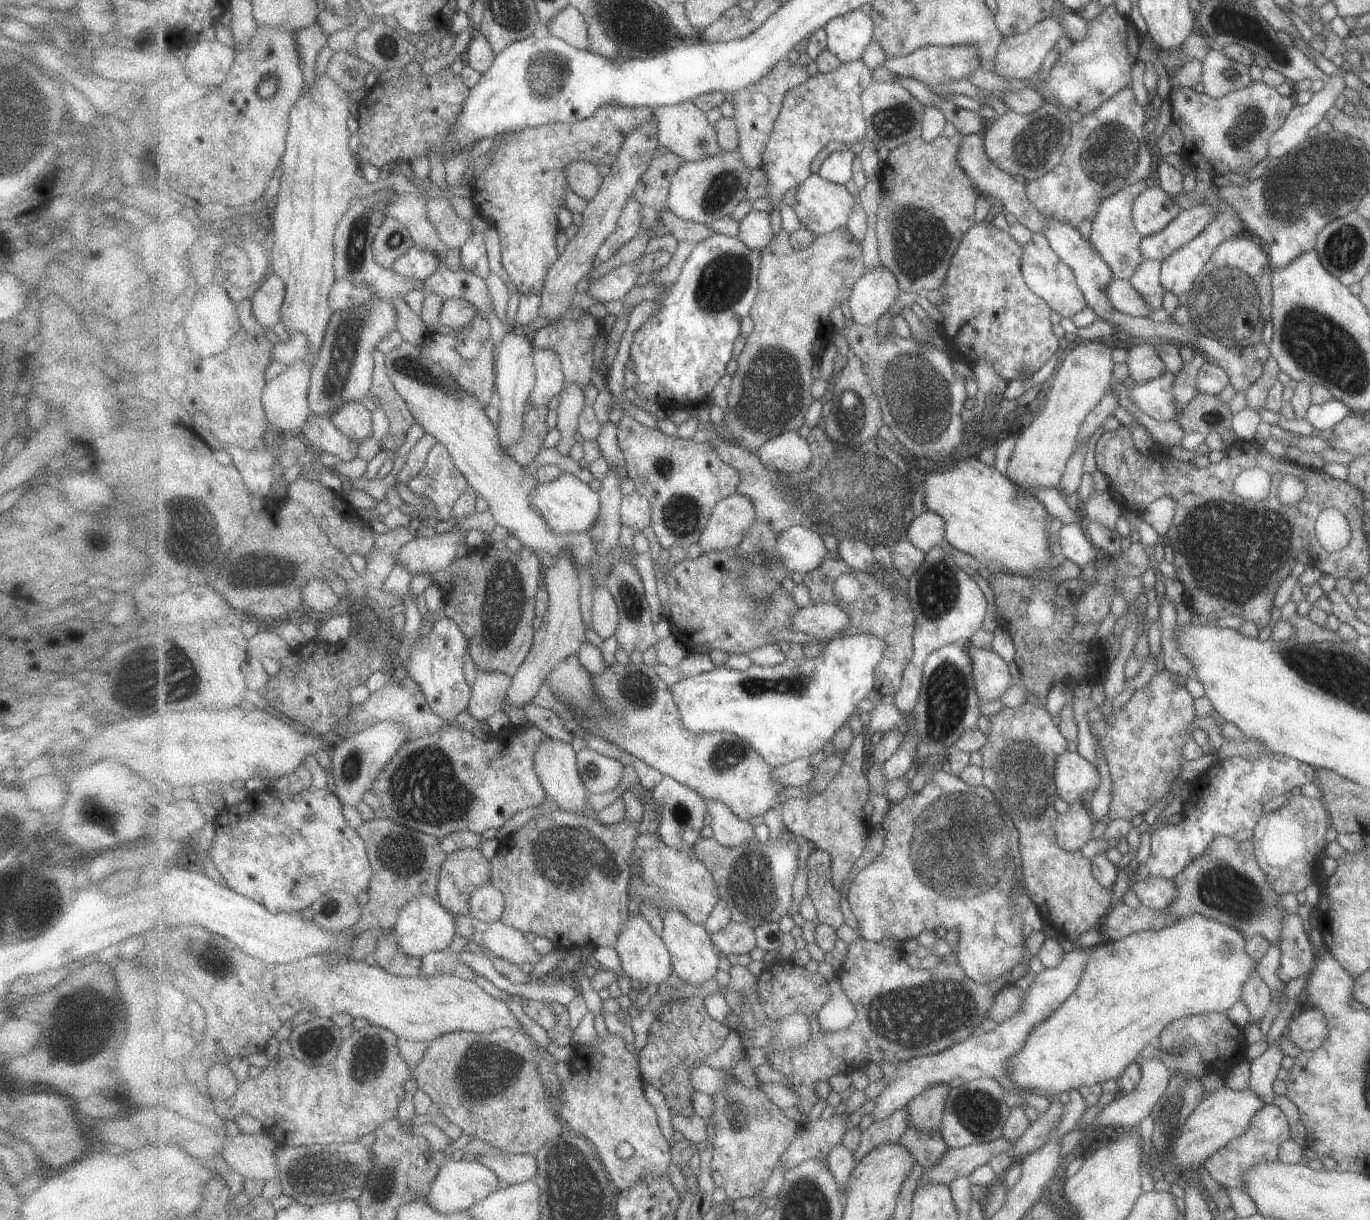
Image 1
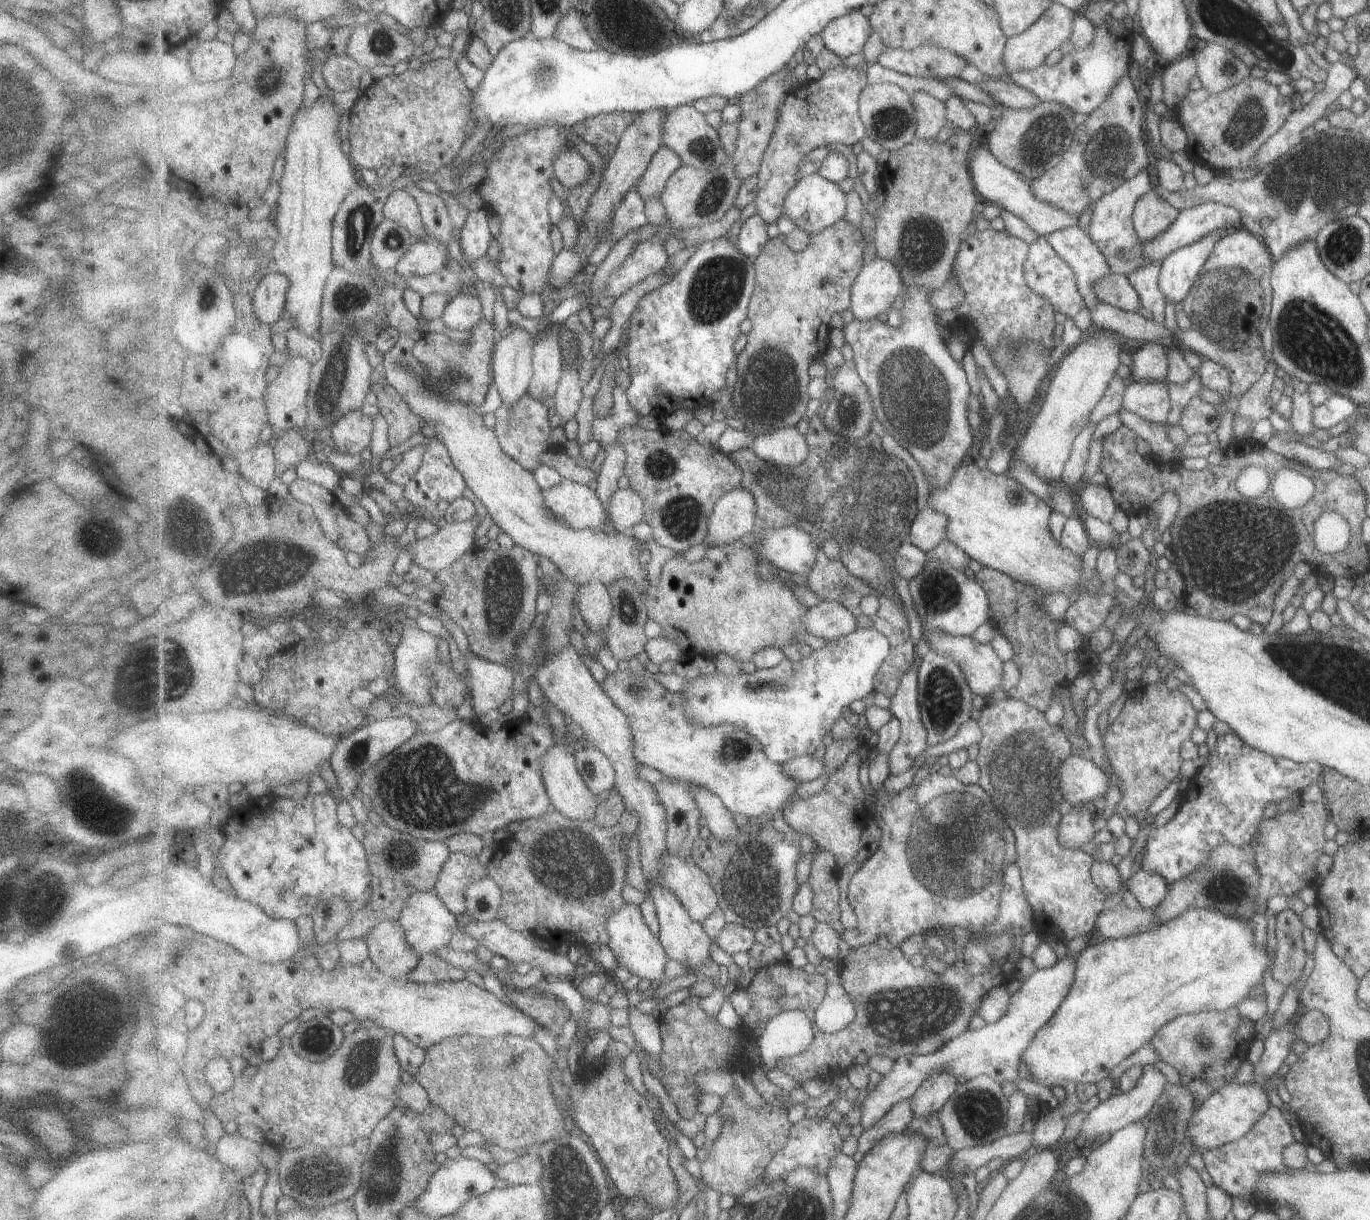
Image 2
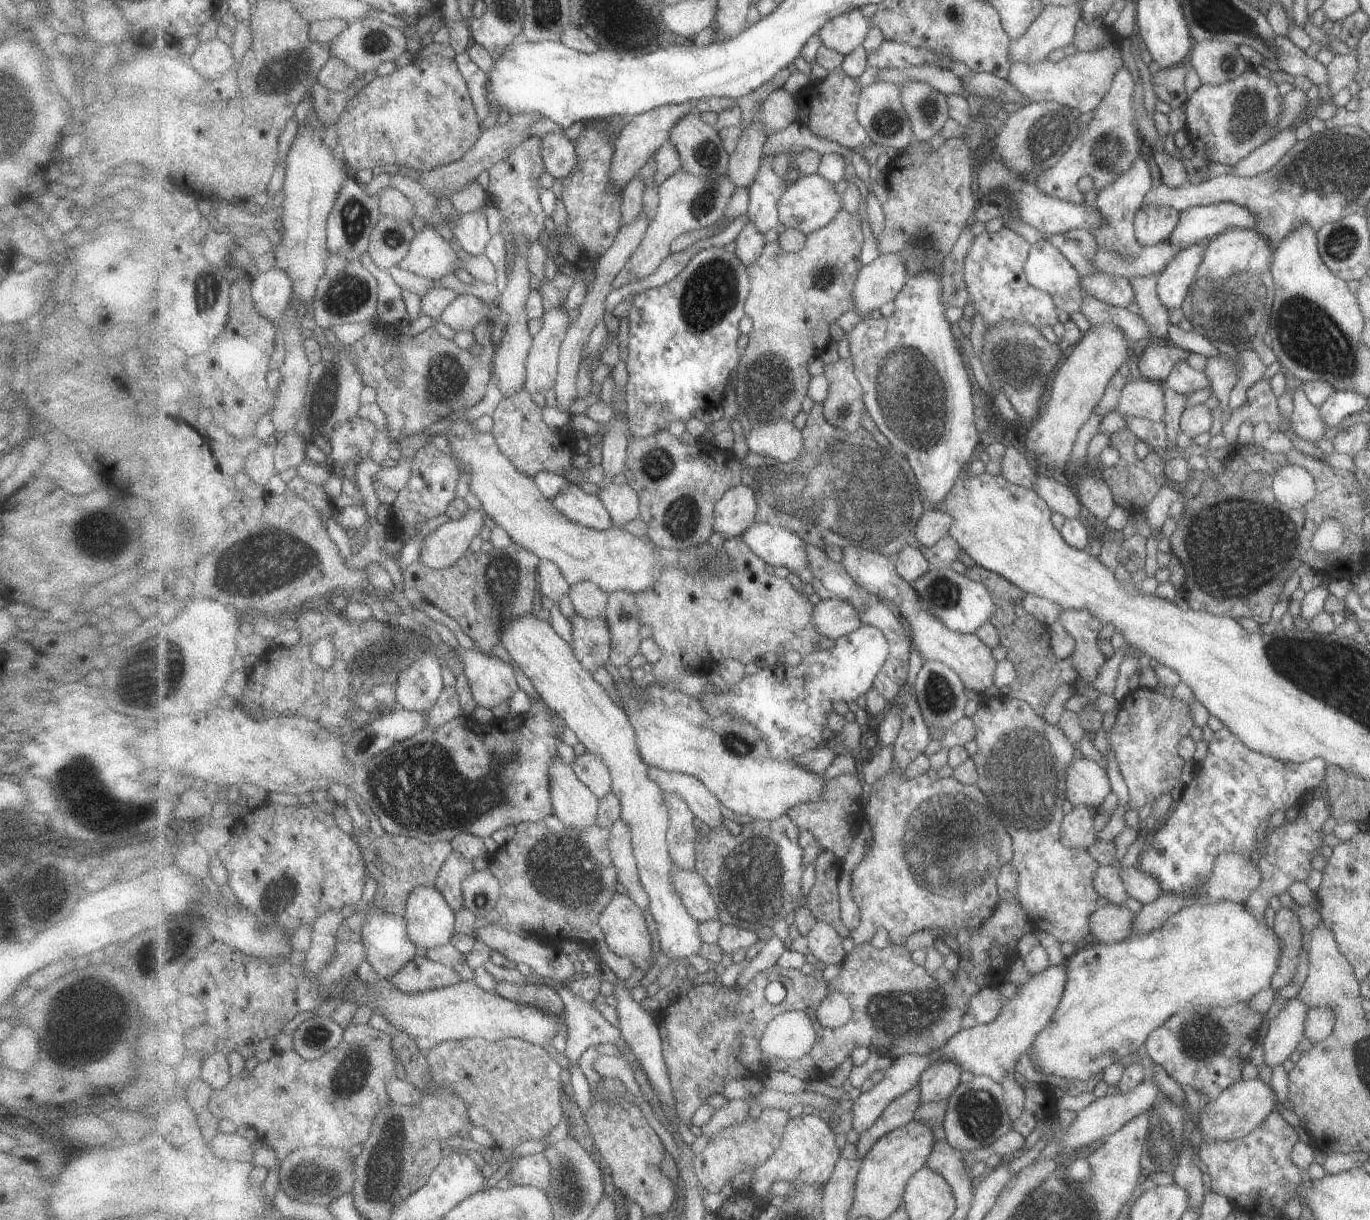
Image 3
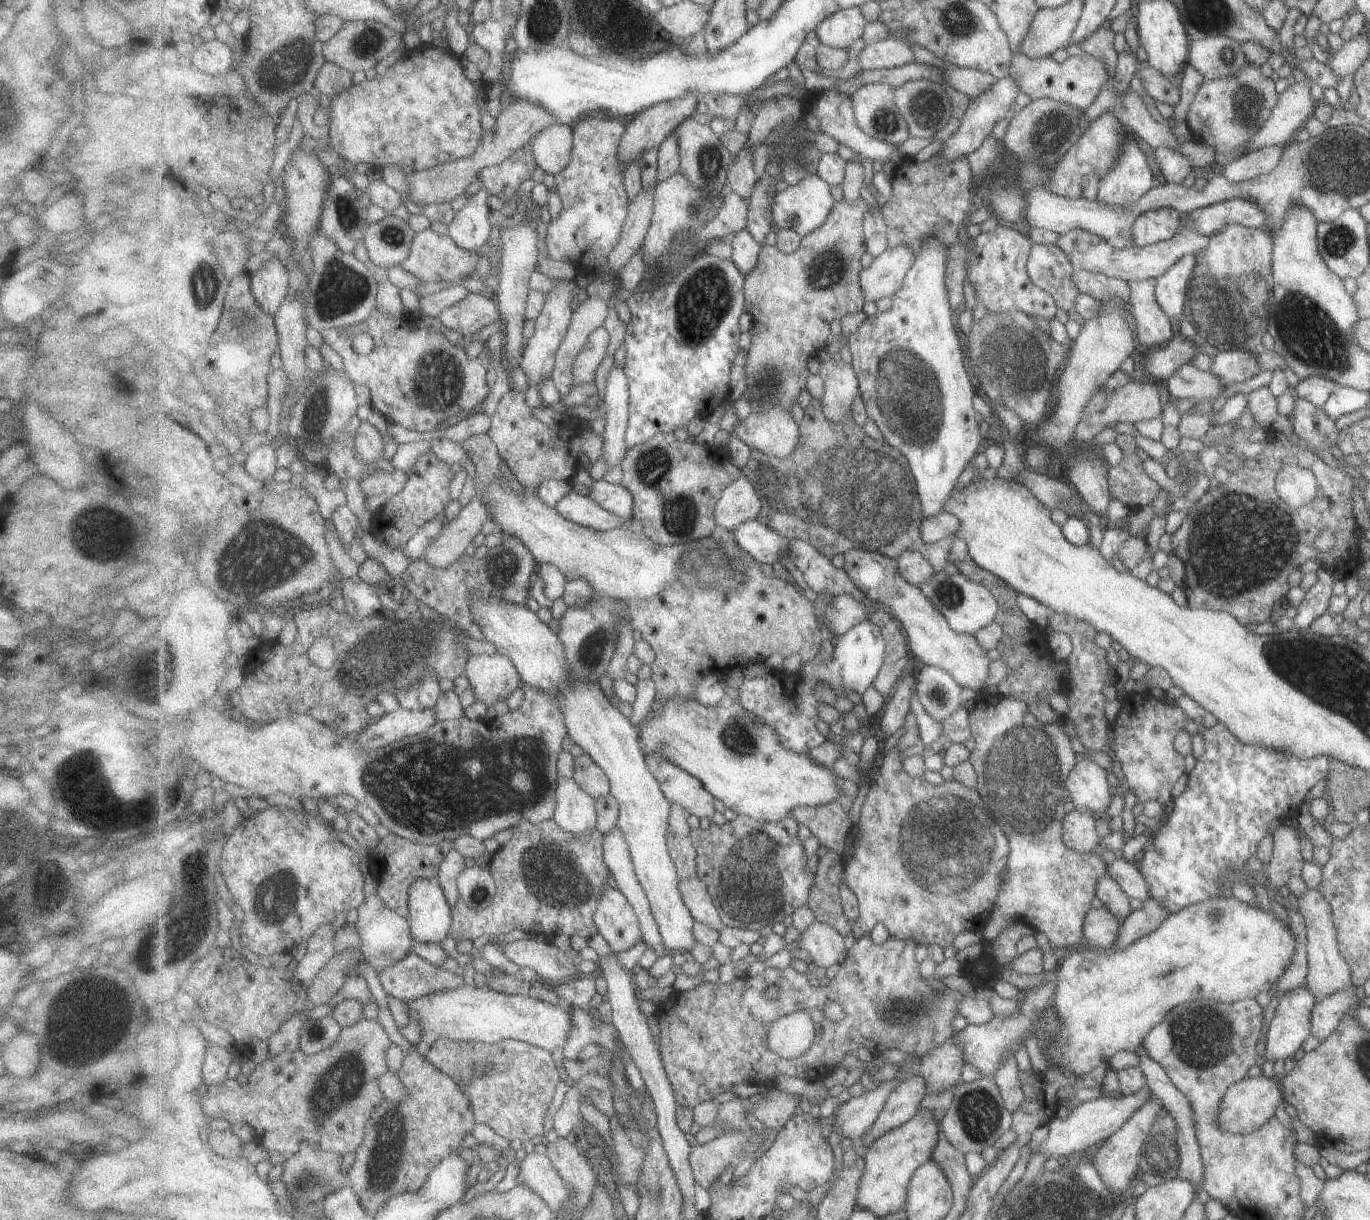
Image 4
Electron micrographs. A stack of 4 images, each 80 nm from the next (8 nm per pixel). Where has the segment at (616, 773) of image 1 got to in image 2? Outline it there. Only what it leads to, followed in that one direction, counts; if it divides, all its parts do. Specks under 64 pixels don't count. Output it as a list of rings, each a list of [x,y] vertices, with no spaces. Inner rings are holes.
[[[585,746],[574,756],[577,770],[593,794],[605,794],[616,787],[616,771],[605,754]]]

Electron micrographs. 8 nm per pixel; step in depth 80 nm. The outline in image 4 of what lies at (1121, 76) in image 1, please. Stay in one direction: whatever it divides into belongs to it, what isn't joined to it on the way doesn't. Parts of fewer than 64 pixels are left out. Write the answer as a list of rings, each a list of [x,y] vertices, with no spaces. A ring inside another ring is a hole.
[[[1015,52],[1010,76],[1016,79],[1020,92],[1028,95],[1031,100],[1052,98],[1077,107],[1080,111],[1091,106],[1101,86],[1110,79],[1106,66],[1098,58],[1083,52],[1065,57],[1062,62],[1055,62],[1051,57],[1032,59]]]

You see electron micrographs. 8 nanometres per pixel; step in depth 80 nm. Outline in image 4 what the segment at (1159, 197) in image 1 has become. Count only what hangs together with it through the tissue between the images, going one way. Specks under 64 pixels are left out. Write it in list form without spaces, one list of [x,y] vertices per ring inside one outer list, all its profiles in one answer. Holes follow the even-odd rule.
[[[1170,208],[1139,213],[1130,226],[1132,246],[1142,247],[1171,238],[1180,224],[1181,215]]]

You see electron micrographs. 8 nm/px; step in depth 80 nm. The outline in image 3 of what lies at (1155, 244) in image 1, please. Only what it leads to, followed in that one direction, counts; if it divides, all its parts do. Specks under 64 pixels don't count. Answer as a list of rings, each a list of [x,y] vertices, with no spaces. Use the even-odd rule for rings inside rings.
[[[1233,202],[1195,206],[1179,213],[1178,222],[1166,242],[1186,248],[1193,242],[1211,240],[1229,228],[1252,229],[1255,218],[1251,210]]]

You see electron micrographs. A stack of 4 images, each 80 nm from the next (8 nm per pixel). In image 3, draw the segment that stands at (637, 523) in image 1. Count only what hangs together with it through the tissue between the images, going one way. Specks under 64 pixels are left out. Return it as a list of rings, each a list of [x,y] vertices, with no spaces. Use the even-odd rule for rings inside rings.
[[[611,482],[607,486],[598,486],[596,495],[608,508],[609,514],[614,518],[614,527],[624,528],[631,520],[640,517],[640,495],[629,485],[617,485]]]

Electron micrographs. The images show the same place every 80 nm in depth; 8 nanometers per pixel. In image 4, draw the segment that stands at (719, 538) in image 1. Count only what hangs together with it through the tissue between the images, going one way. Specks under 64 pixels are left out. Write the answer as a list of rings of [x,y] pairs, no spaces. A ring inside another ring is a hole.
[[[745,475],[721,494],[716,504],[716,524],[733,532],[739,525],[757,519],[763,506],[762,493]]]

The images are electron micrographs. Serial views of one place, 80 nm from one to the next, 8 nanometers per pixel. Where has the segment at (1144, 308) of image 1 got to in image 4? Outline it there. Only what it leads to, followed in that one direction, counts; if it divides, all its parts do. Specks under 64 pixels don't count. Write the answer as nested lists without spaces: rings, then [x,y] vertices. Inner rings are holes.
[[[1077,269],[1073,270],[1070,279],[1083,294],[1098,301],[1115,299],[1127,303],[1130,295],[1124,280],[1108,277],[1101,273]]]

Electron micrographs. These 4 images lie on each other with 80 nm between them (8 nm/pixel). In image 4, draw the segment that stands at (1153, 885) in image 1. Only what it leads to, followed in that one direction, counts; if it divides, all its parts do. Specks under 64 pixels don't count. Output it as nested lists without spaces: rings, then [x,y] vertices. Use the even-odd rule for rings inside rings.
[[[1123,858],[1114,859],[1107,866],[1106,873],[1121,887],[1121,890],[1131,899],[1146,901],[1150,898],[1148,886],[1141,873],[1130,861]]]

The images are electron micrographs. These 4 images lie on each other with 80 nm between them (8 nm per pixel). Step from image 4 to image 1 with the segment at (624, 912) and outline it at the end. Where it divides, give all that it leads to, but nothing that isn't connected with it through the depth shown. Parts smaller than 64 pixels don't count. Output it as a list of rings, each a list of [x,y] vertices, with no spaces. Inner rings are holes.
[[[629,914],[623,930],[615,942],[615,950],[619,954],[624,974],[639,983],[647,983],[648,986],[655,987],[667,982],[669,976],[674,974],[672,955],[669,948],[665,946],[664,939],[651,928],[649,920],[645,915]]]

